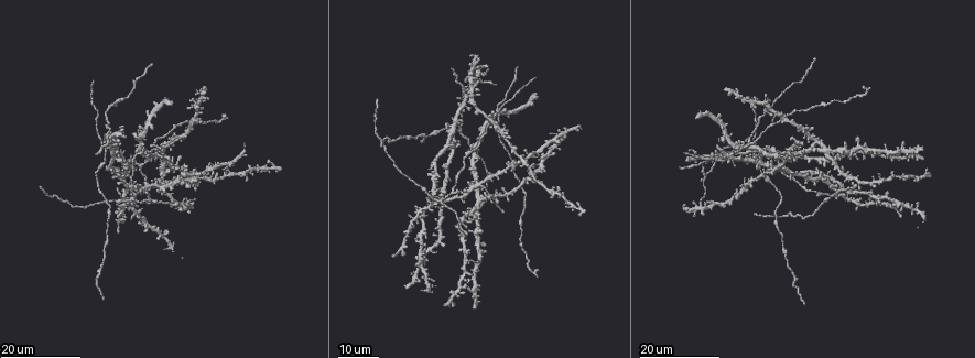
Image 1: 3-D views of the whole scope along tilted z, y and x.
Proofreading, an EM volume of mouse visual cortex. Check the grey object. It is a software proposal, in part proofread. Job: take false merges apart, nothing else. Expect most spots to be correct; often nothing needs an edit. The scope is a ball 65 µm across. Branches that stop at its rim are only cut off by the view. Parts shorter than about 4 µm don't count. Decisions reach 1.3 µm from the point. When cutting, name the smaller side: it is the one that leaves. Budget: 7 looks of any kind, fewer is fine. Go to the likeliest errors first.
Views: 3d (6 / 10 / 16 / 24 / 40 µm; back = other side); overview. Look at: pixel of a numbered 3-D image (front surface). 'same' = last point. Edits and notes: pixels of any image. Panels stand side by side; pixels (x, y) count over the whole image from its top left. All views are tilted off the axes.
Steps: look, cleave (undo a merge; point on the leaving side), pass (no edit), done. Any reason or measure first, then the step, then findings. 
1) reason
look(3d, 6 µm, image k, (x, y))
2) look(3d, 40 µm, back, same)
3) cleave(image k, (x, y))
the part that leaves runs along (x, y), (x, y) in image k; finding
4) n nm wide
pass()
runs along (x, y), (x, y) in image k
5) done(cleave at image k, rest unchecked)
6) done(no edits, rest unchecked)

thin arm on a thick one
look(3d, 16 µm, image 1, (447, 130))

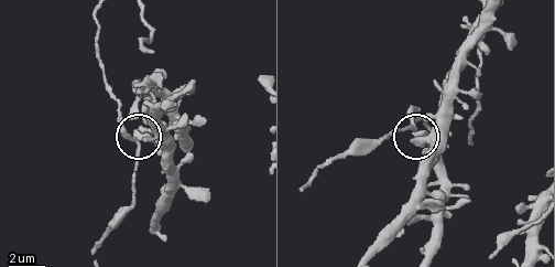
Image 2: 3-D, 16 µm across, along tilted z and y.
look(3d, 10 µm, image 2, (418, 139))

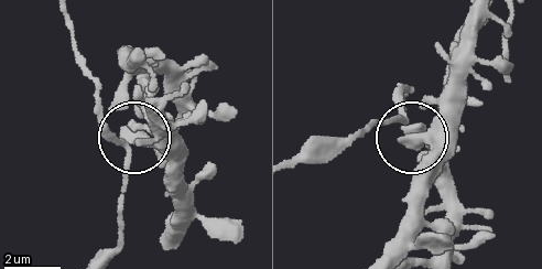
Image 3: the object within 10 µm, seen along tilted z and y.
4 arms
pass()
one neuron here

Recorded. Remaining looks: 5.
three-way junction
look(3d, 16 µm, image 1, (441, 203))

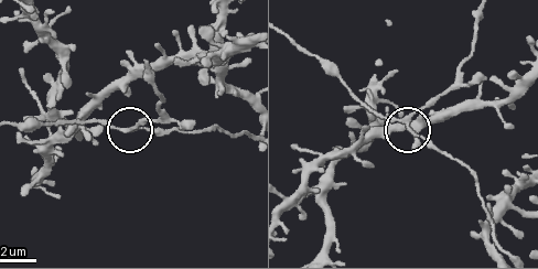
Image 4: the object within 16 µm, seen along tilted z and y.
look(3d, 6 µm, image 4, (406, 124))

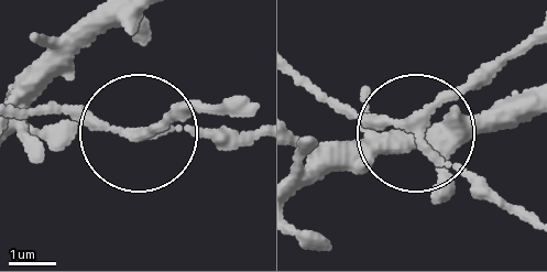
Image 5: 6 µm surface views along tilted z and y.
other side
look(3d, 6 µm, back, image 5, (418, 136))

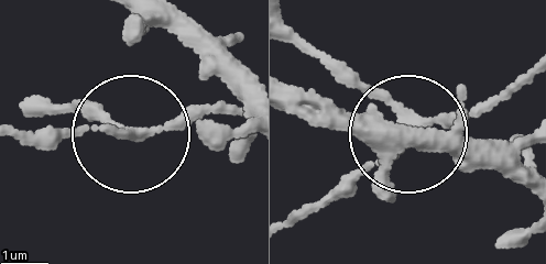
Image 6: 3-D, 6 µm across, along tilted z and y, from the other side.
160 nm wide
pass()
one neuron here

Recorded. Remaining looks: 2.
two arms in line, one across
look(3d, 24 µm, image 1, (185, 121))

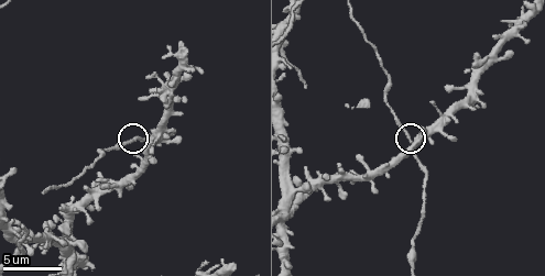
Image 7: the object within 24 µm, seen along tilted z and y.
look(3d, 10 µm, image 7, (136, 140))

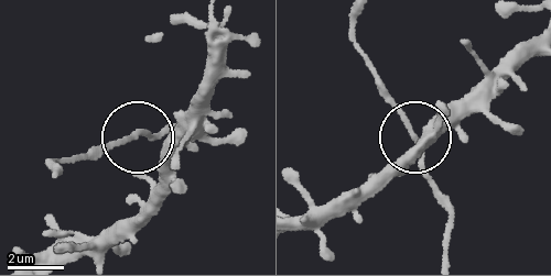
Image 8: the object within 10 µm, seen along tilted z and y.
140 nm wide
pass()
runs along (352, 23), (355, 45), (380, 96), (408, 125), (439, 201) in image 8; continuous, no second neuron

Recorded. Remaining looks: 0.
done(no edits, rest unchecked)

